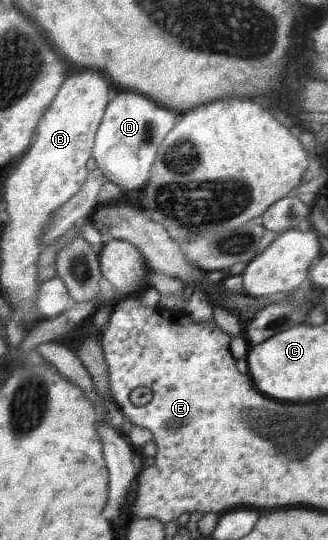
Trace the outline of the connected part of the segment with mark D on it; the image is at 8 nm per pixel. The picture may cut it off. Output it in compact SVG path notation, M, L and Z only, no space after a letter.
M126 91L113 92L103 120L98 126L92 156L106 179L127 191L142 191L148 185L158 148L174 127L178 115L168 106L160 105L147 95Z

